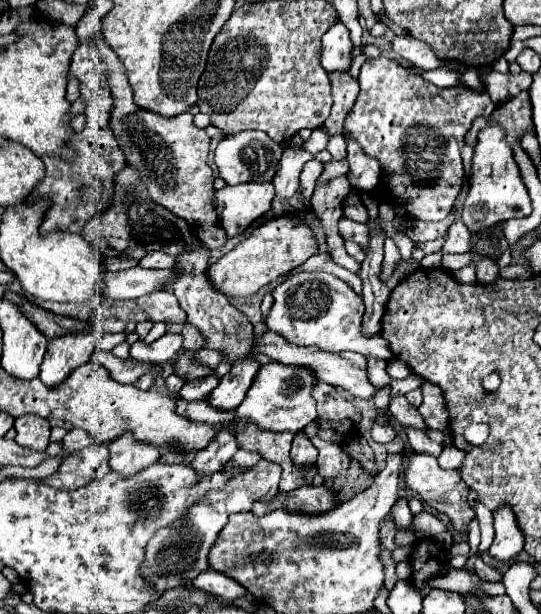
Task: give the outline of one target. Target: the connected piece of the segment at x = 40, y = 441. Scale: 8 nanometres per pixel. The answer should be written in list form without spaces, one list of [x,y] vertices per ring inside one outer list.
[[[36,414],[18,416],[14,422],[16,428],[16,442],[24,448],[42,452],[50,444],[50,424],[46,418]]]

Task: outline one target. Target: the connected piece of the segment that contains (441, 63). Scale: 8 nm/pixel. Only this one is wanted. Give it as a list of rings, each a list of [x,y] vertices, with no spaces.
[[[396,36],[392,42],[392,48],[396,54],[400,54],[416,68],[422,68],[422,70],[446,68],[446,60],[440,60],[426,42],[420,42],[412,36]]]

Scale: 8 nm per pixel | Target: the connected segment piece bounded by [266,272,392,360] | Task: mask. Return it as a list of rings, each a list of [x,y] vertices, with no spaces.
[[[300,272],[286,278],[280,286],[272,290],[274,306],[266,318],[268,330],[284,336],[296,346],[316,346],[326,352],[360,352],[364,356],[372,354],[382,360],[390,360],[392,352],[388,342],[380,336],[364,338],[360,332],[360,320],[364,316],[362,298],[340,278],[326,272]]]

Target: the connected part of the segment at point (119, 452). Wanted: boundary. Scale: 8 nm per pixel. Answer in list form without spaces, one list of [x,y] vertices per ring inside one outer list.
[[[132,434],[120,436],[118,440],[108,444],[110,448],[110,470],[122,476],[134,476],[136,472],[156,464],[160,450],[150,444],[140,444],[132,438]]]

